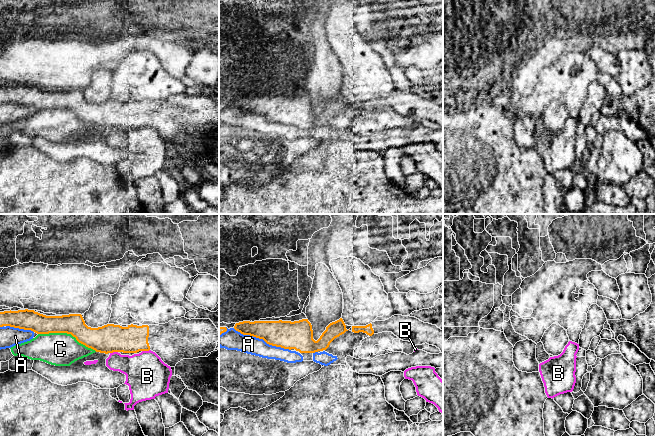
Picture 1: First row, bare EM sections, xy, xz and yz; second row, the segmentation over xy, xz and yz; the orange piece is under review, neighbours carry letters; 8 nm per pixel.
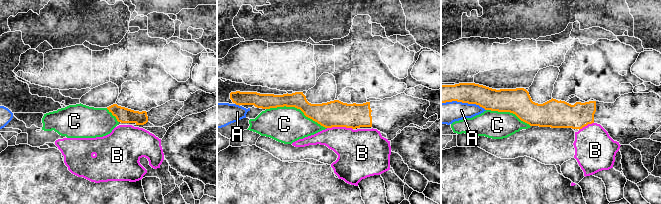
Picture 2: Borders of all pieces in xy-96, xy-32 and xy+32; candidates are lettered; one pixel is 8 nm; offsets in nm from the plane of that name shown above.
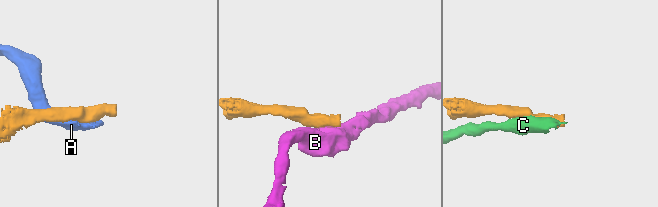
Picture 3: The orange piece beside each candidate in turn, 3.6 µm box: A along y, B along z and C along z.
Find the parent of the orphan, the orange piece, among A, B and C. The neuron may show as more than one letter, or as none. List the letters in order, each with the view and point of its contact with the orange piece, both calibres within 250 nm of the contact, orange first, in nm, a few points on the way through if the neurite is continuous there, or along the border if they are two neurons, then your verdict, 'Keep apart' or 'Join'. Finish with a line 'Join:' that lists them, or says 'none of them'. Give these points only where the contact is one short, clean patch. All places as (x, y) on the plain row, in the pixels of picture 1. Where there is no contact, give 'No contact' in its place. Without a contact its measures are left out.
A: Touches orange at xz (262, 114). Thickness 220 nm (orange) against 160 nm. Keep apart
B: Touches orange at xy (145, 126). Thickness 220 nm (orange) against 340 nm. Keep apart
C: Touches orange at xy (67, 109). Thickness 180 nm (orange) against 280 nm. Keep apart
Join: none of them

